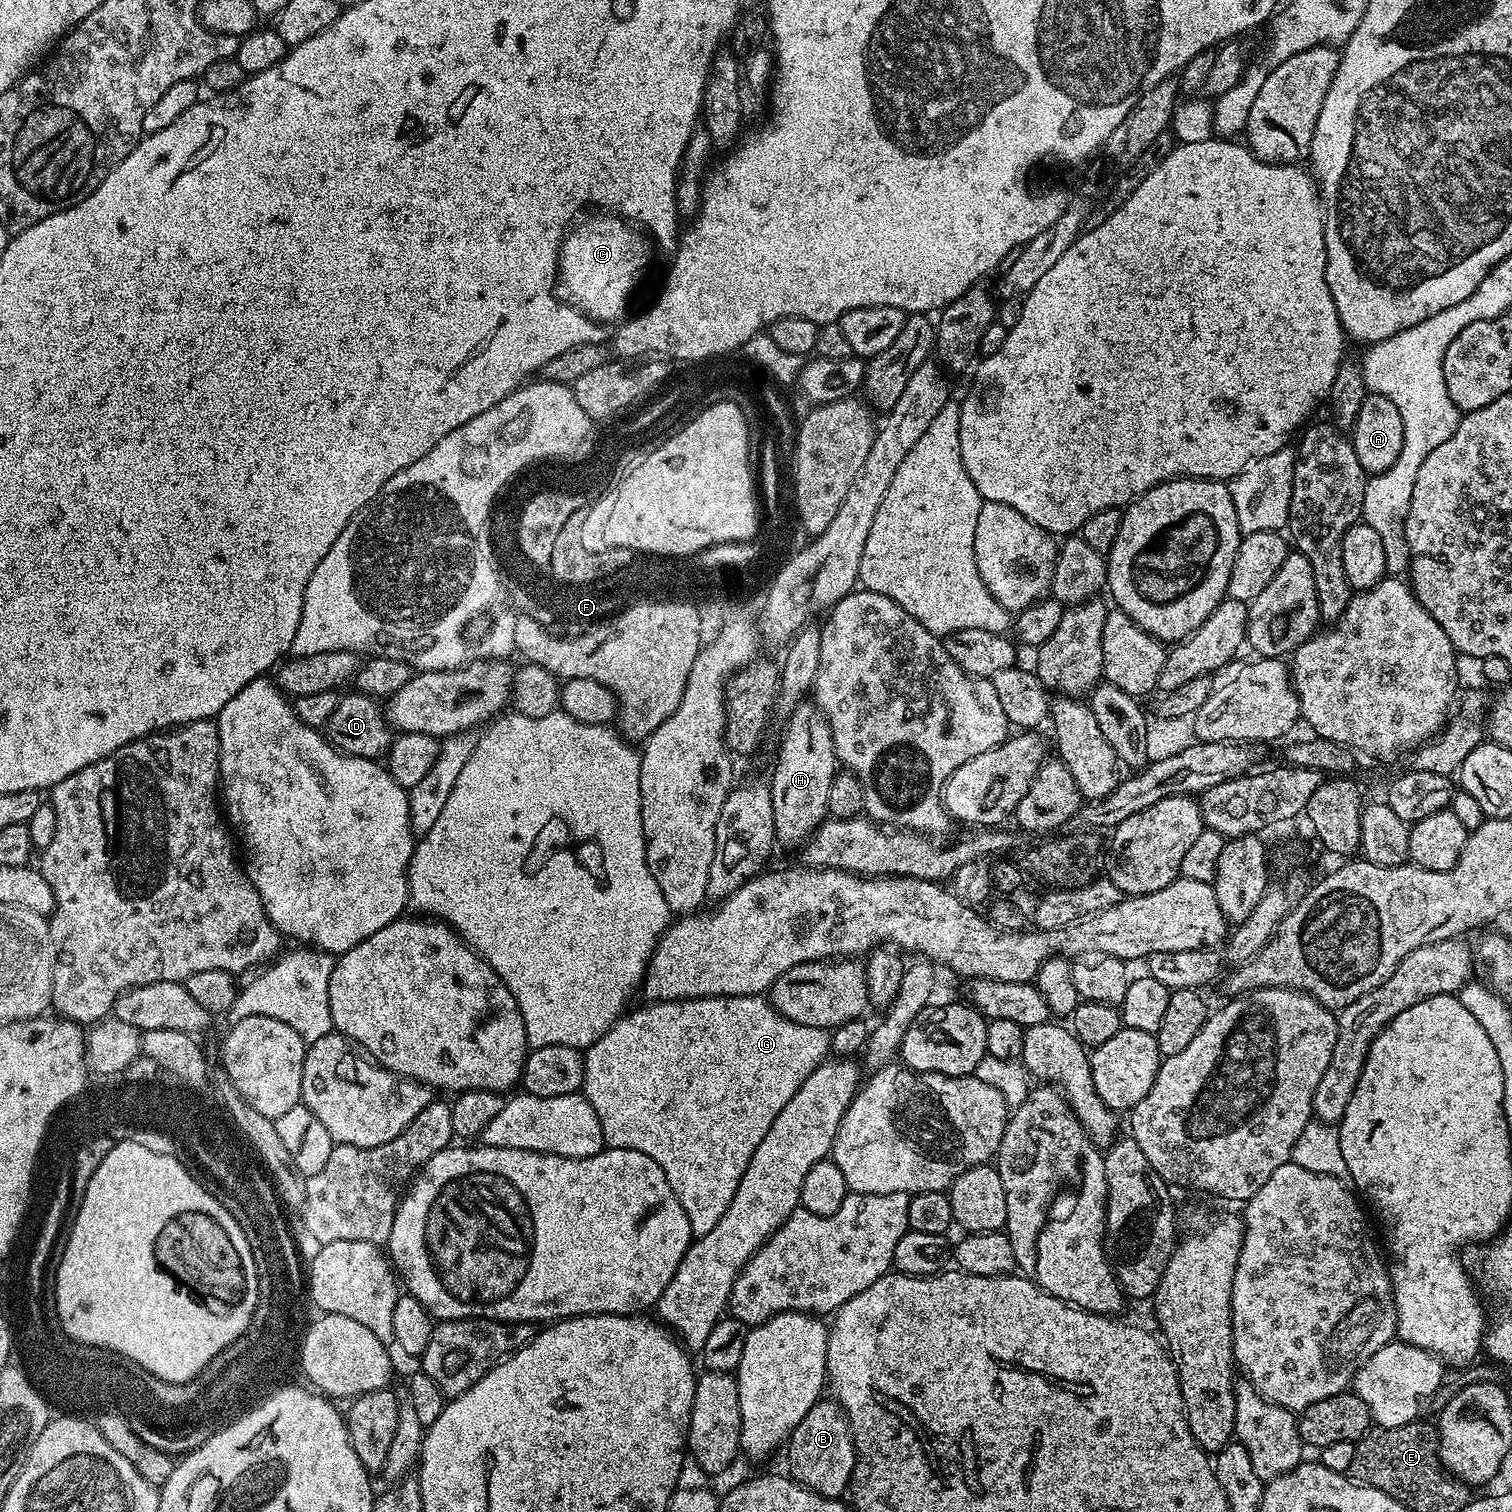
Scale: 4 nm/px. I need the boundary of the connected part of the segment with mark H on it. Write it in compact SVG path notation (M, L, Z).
M815 703L800 704L783 721L784 733L780 736L776 765L770 775L772 805L774 806L775 843L792 848L804 841L824 823L828 816L826 797L830 782L834 782L838 761L834 750L834 738L830 734L828 719Z

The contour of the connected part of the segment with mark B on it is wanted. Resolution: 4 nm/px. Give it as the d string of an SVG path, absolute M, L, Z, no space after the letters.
M822 1398L814 1406L810 1406L810 1414L806 1414L806 1418L802 1418L802 1422L798 1422L798 1426L794 1426L788 1436L787 1448L786 1472L796 1483L828 1500L839 1500L849 1491L852 1471L856 1465L856 1447L852 1441L848 1415L835 1399Z

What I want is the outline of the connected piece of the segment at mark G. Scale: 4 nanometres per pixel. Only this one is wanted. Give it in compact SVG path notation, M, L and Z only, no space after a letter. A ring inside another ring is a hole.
M763 995L707 996L706 998L690 998L689 1000L661 1000L659 1002L648 1002L643 1006L645 1008L640 1008L637 1012L629 1011L621 1016L613 1028L606 1030L606 1034L602 1034L602 1038L598 1038L598 1042L591 1044L584 1052L584 1087L582 1095L588 1099L590 1106L594 1108L594 1114L598 1116L598 1122L602 1124L602 1134L604 1135L604 1143L607 1147L638 1150L642 1154L654 1158L654 1162L658 1162L658 1166L662 1166L662 1174L666 1174L666 1182L670 1182L670 1190L674 1190L678 1202L682 1202L682 1210L686 1210L686 1218L692 1227L693 1237L699 1238L710 1234L710 1230L714 1230L714 1226L718 1226L722 1214L726 1214L726 1210L734 1198L734 1190L738 1190L738 1182L742 1182L742 1174L746 1174L746 1166L750 1166L750 1158L754 1158L754 1150L758 1150L758 1142L762 1142L762 1138L766 1138L766 1130L770 1130L770 1126L774 1126L774 1118L778 1118L778 1114L782 1114L782 1106L786 1106L786 1102L790 1102L790 1098L794 1098L794 1094L798 1094L798 1086L802 1086L802 1082L806 1082L806 1078L810 1078L810 1074L814 1074L816 1067L824 1063L830 1052L829 1033L825 1029L815 1028L814 1026L802 1026L798 1022L790 1022L790 1018L779 1016L775 1008L772 1007L771 1003Z

